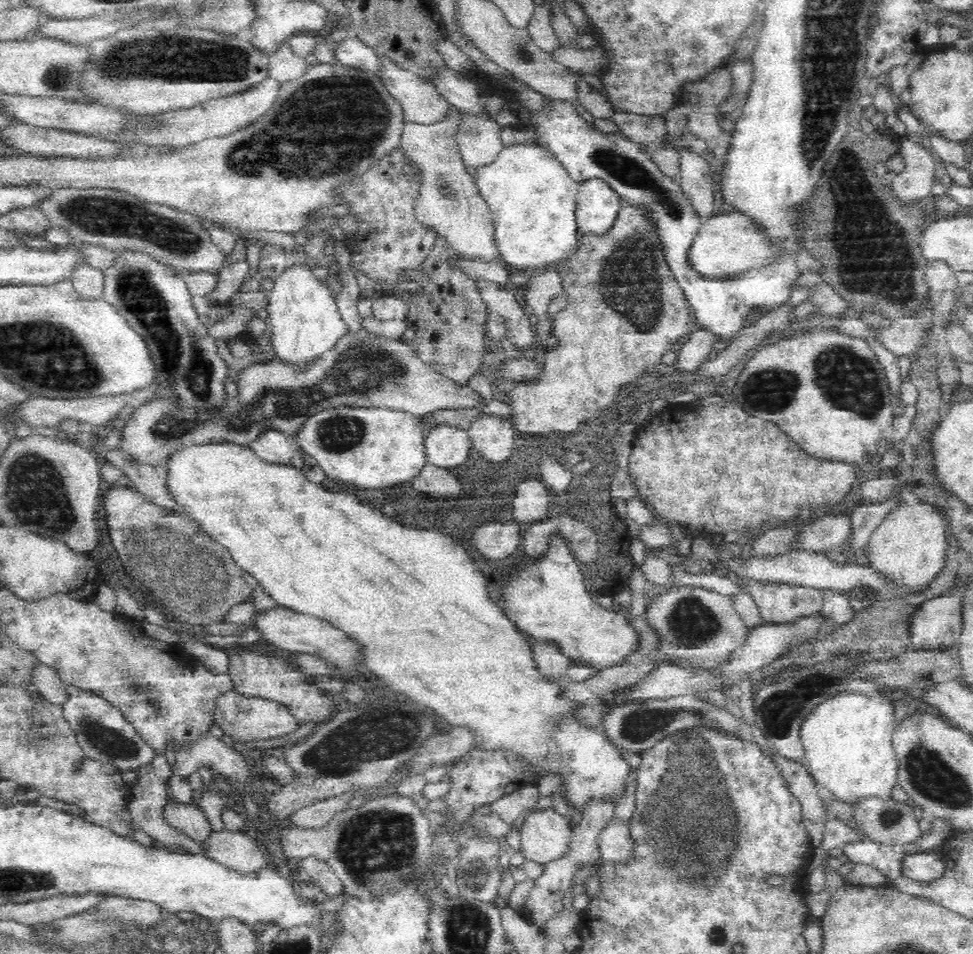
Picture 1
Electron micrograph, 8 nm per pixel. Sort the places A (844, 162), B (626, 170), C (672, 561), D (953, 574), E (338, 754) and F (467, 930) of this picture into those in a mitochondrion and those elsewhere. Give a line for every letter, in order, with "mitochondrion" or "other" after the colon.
A: mitochondrion
B: mitochondrion
C: other
D: other
E: mitochondrion
F: mitochondrion

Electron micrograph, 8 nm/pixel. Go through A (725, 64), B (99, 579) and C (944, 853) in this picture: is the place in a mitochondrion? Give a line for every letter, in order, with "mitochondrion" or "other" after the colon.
A: other
B: other
C: other

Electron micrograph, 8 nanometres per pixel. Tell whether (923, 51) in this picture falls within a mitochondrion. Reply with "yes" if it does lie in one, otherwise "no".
no

